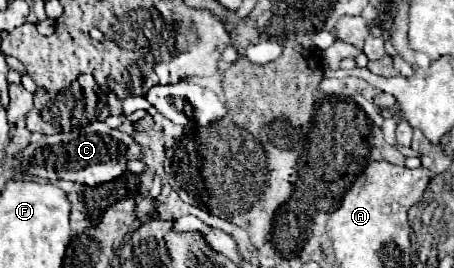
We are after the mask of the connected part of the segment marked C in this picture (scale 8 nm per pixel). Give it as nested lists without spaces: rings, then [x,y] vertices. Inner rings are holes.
[[[95,122],[89,124],[87,128],[75,128],[69,134],[63,132],[53,136],[33,134],[31,142],[21,150],[17,174],[45,180],[69,180],[85,186],[99,186],[119,178],[127,170],[127,162],[131,158],[141,160],[143,154],[145,148],[137,144],[133,136],[121,130],[111,130],[105,122]]]

